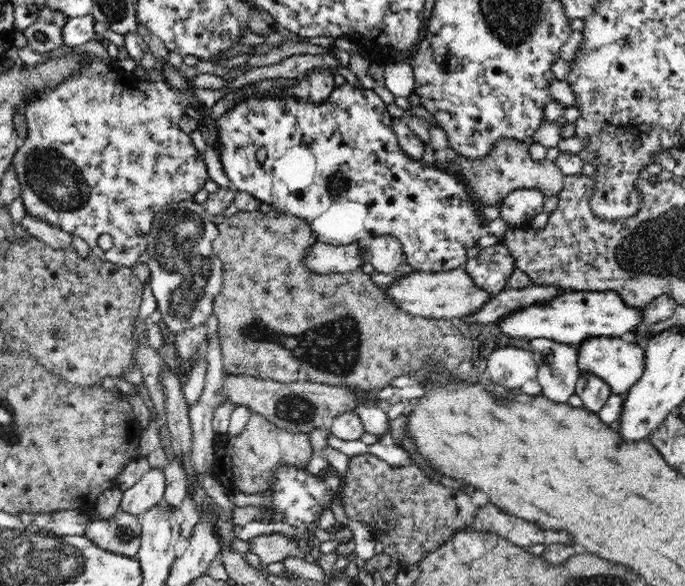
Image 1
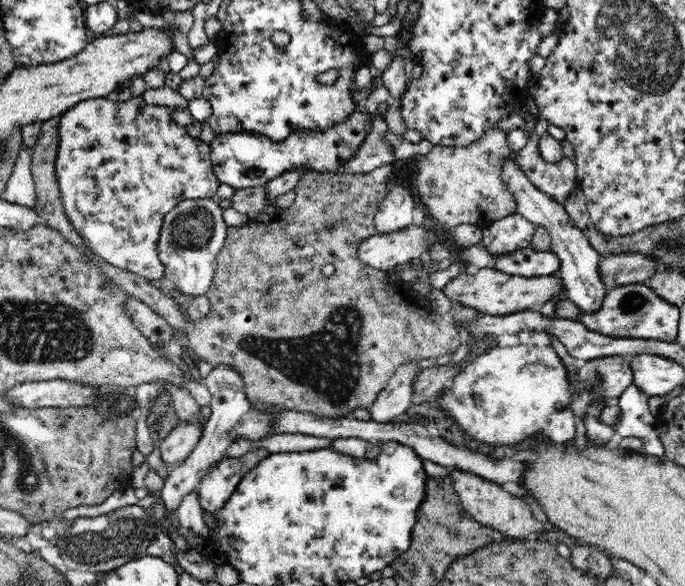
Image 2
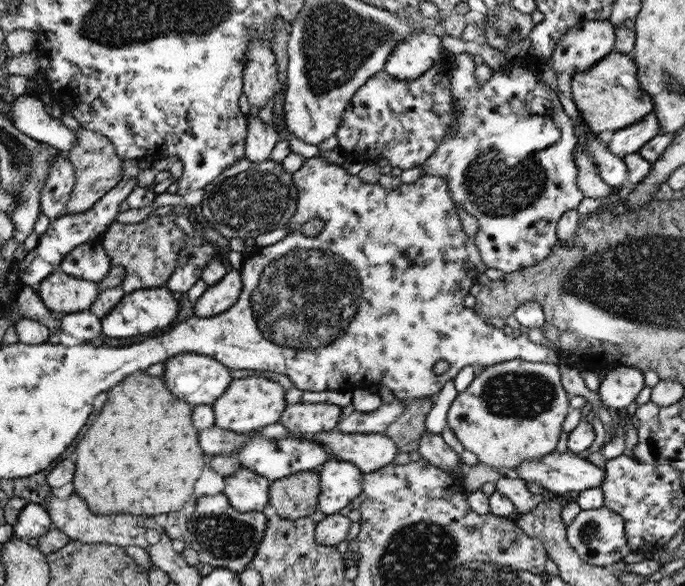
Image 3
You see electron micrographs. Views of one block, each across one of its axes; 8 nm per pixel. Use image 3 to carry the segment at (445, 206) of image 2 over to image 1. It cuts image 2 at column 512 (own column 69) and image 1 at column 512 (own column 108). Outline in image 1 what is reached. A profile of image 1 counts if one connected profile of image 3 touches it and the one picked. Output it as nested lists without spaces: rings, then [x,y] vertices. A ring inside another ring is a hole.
[[[502,138],[492,144],[492,150],[481,158],[472,160],[471,158],[460,158],[456,164],[452,164],[456,172],[468,180],[470,190],[478,202],[484,202],[484,206],[490,206],[494,202],[506,199],[509,192],[520,190],[521,188],[536,188],[544,195],[557,195],[563,188],[565,176],[557,168],[554,161],[549,159],[534,162],[528,153],[526,143],[513,138]]]

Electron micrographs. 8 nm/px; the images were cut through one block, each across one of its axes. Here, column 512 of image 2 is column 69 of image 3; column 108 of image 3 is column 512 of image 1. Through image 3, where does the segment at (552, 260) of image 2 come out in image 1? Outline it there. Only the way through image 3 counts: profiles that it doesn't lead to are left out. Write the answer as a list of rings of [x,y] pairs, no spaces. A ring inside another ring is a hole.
[[[501,241],[485,247],[462,266],[475,284],[492,295],[507,287],[508,277],[516,268],[510,251]]]

